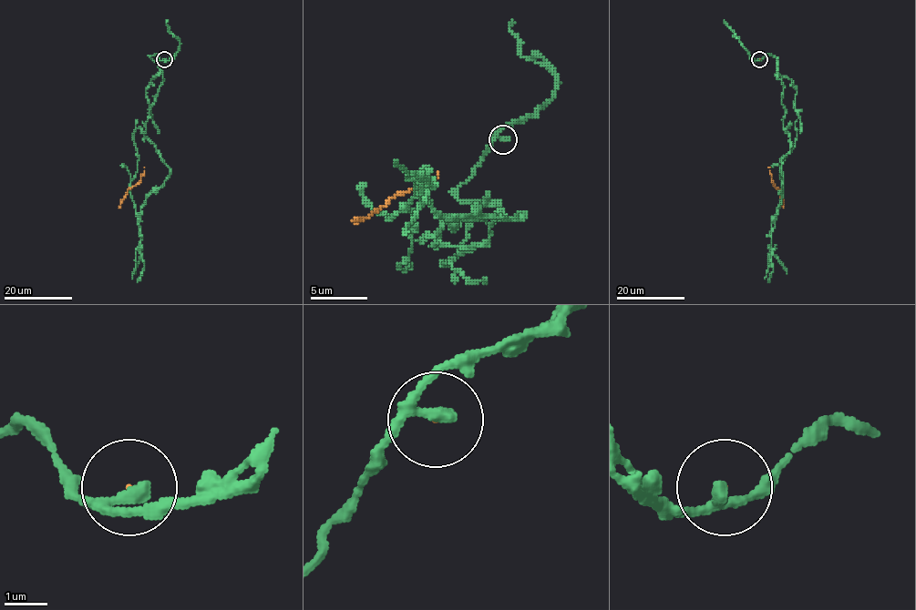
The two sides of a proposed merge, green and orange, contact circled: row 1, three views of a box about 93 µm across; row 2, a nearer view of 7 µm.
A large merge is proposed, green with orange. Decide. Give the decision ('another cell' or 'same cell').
another cell

